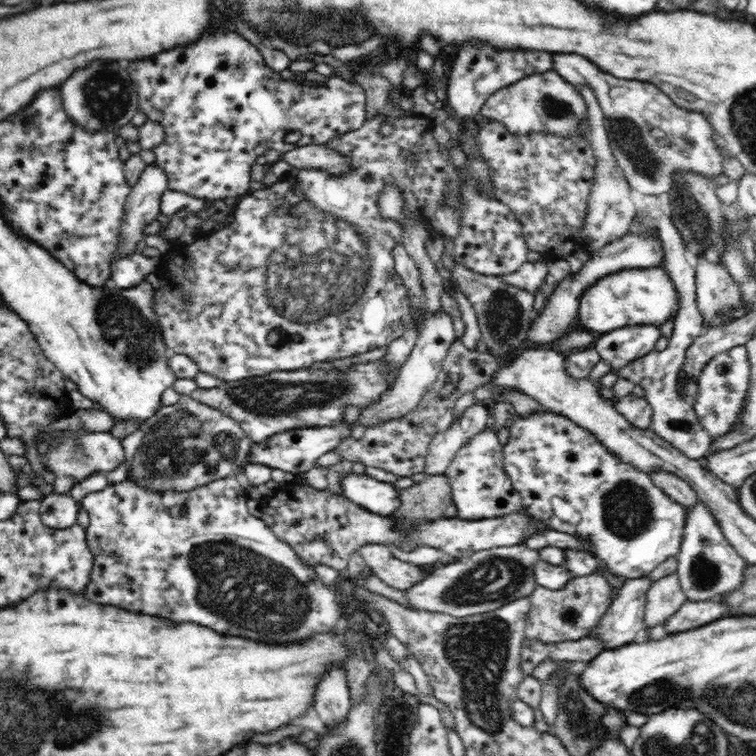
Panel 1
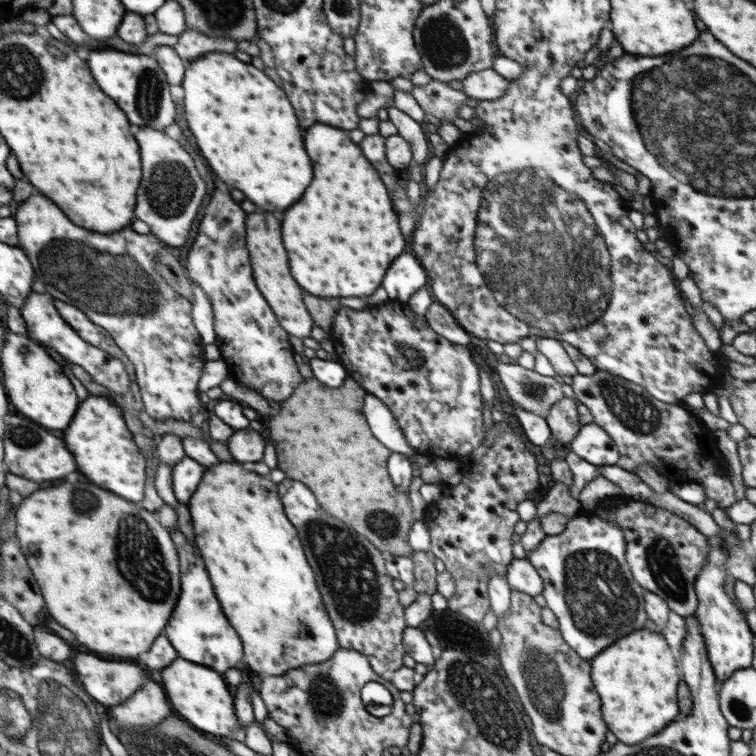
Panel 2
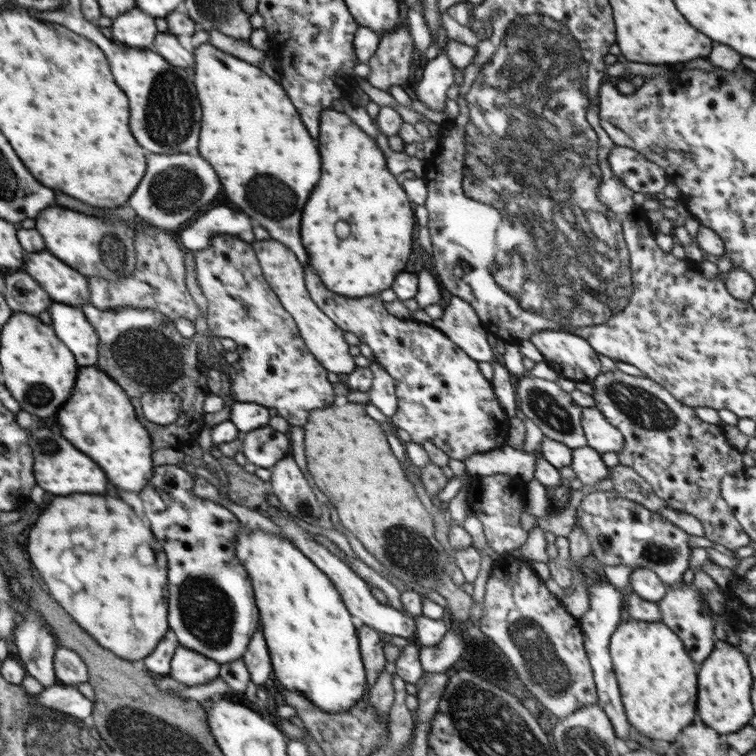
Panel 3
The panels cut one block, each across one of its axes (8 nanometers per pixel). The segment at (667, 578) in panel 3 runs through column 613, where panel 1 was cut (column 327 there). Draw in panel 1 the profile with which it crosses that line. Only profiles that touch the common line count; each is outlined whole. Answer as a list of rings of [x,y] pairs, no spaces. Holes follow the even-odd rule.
[[[310,485],[286,486],[284,494],[276,493],[264,506],[261,519],[272,529],[274,535],[282,542],[290,545],[298,553],[300,561],[306,565],[326,564],[336,571],[348,568],[348,558],[366,543],[375,545],[392,545],[404,551],[412,550],[416,545],[432,546],[444,551],[456,560],[469,557],[479,550],[489,548],[522,545],[532,535],[548,529],[540,521],[530,517],[522,508],[513,514],[480,520],[462,520],[445,518],[434,522],[420,522],[416,528],[397,530],[391,520],[373,514],[348,500],[342,493],[318,490]]]

